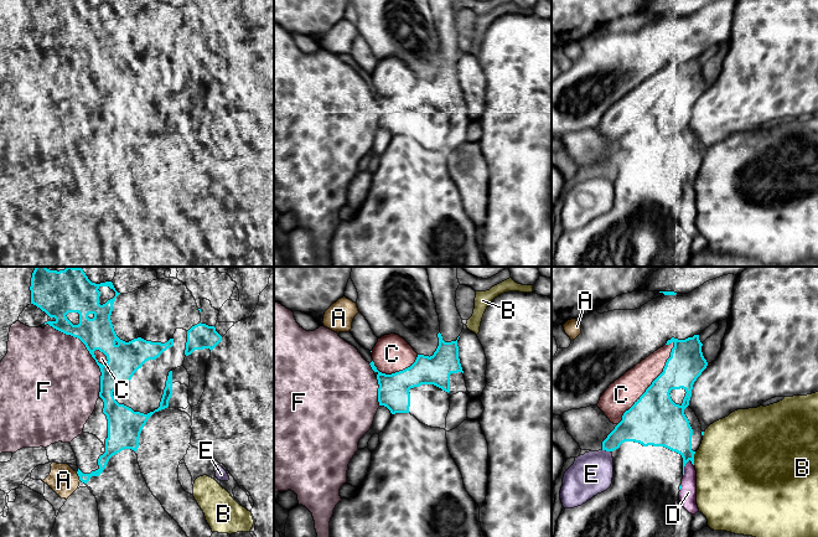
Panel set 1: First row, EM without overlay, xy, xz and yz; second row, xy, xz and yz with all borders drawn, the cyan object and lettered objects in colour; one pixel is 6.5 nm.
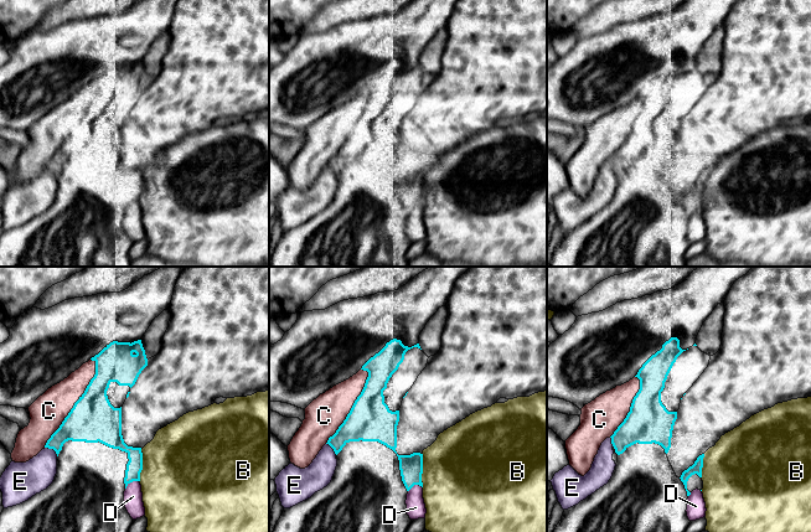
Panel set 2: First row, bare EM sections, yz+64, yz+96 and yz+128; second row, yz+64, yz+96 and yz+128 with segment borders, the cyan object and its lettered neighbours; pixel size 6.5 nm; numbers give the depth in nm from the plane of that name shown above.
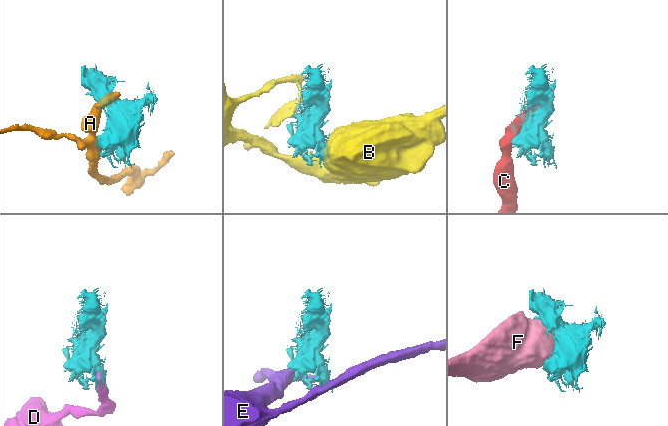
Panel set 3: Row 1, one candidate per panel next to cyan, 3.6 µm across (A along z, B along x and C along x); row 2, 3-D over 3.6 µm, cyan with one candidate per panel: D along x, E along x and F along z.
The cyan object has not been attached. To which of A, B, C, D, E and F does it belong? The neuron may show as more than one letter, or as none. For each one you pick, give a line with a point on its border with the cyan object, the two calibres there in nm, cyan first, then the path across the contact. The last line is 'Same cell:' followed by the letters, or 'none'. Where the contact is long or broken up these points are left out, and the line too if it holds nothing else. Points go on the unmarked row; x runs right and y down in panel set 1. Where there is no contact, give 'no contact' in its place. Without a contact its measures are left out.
Same cell: none

